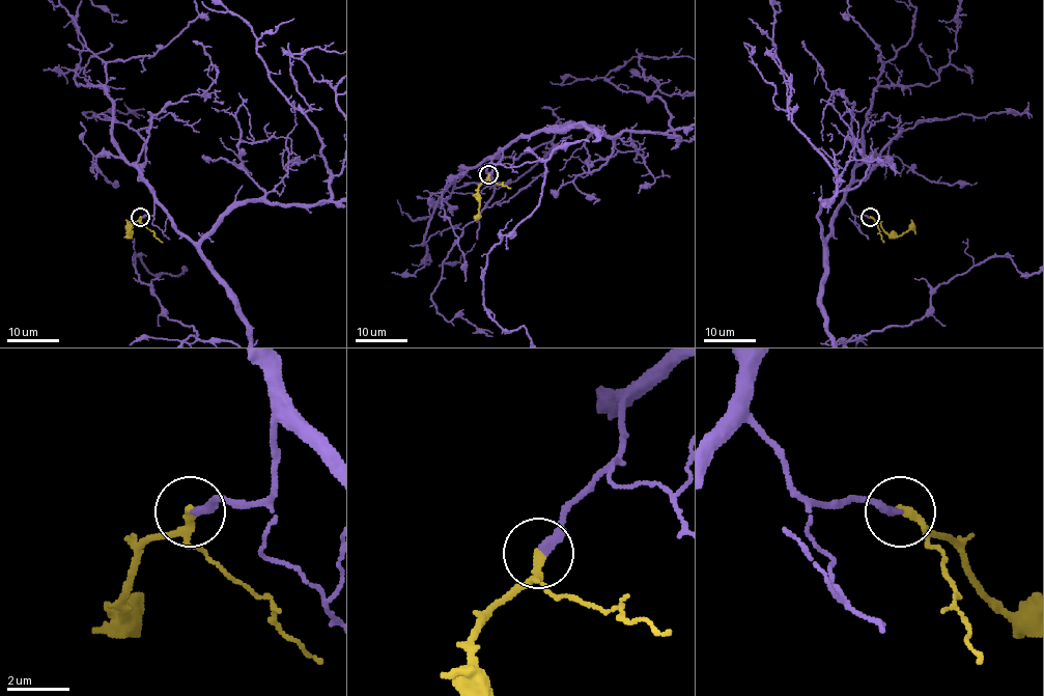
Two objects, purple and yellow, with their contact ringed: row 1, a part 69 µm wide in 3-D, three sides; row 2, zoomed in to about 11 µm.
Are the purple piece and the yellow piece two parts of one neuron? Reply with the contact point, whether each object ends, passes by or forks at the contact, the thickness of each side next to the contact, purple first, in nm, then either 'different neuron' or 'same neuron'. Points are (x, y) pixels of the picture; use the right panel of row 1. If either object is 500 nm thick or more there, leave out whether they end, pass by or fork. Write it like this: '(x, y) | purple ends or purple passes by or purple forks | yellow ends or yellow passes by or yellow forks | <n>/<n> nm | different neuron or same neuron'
(870, 217) | purple ends | yellow ends | 280/280 nm | same neuron

